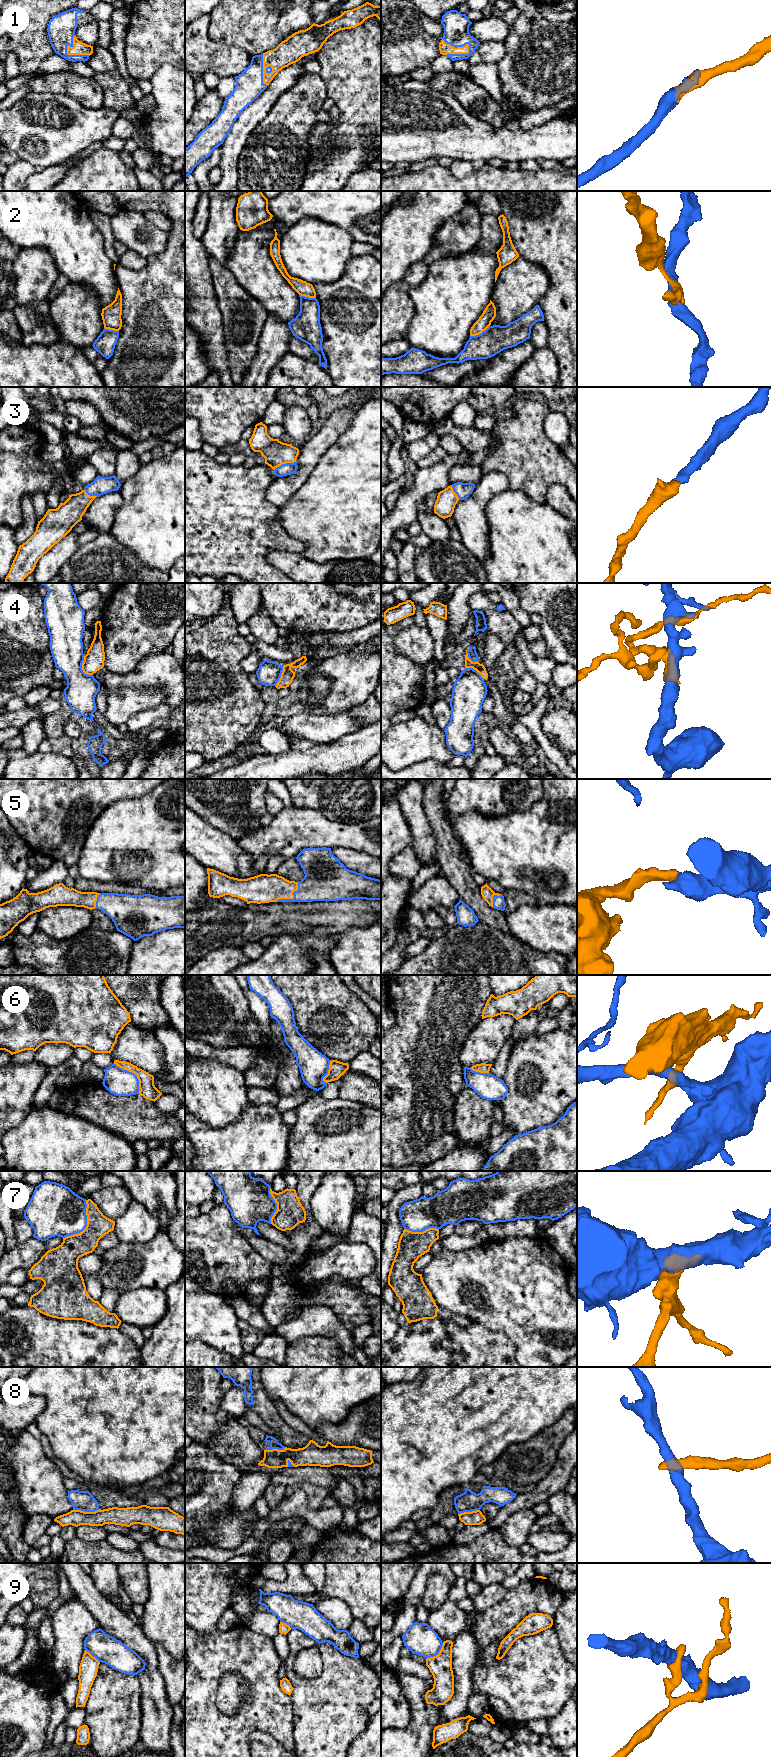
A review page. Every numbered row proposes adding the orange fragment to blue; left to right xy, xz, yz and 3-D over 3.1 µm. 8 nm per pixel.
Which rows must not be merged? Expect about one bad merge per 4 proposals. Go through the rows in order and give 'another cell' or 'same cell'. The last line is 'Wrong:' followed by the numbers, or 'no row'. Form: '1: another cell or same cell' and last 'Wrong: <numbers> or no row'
1: same cell
2: another cell
3: same cell
4: another cell
5: same cell
6: another cell
7: another cell
8: another cell
9: another cell
Wrong: 2, 4, 6, 7, 8, 9

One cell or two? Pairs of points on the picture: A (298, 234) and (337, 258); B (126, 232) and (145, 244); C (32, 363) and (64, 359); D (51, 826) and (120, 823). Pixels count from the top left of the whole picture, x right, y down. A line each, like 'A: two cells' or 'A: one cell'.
A: one cell
B: one cell
C: one cell
D: two cells

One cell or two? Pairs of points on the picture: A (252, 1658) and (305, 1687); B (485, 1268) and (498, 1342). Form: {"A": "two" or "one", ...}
{"A": "two", "B": "two"}

